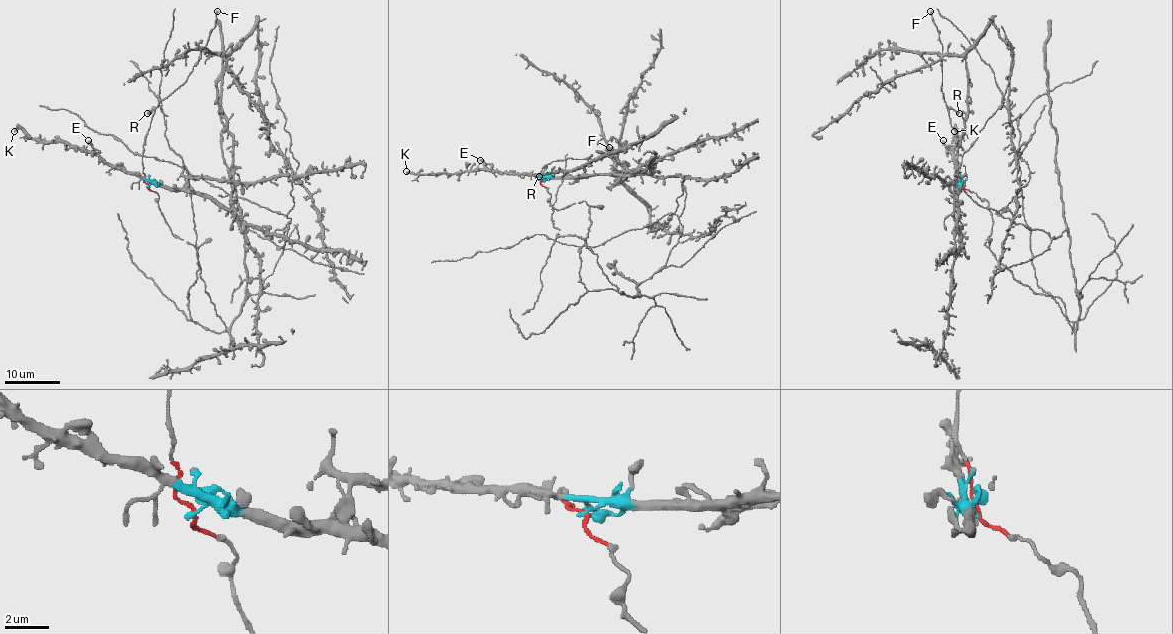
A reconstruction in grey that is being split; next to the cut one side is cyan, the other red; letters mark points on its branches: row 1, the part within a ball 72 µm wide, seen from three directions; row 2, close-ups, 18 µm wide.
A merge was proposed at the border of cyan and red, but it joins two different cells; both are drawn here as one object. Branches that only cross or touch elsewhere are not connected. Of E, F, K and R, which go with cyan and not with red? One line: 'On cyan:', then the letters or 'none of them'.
On cyan: E, K

